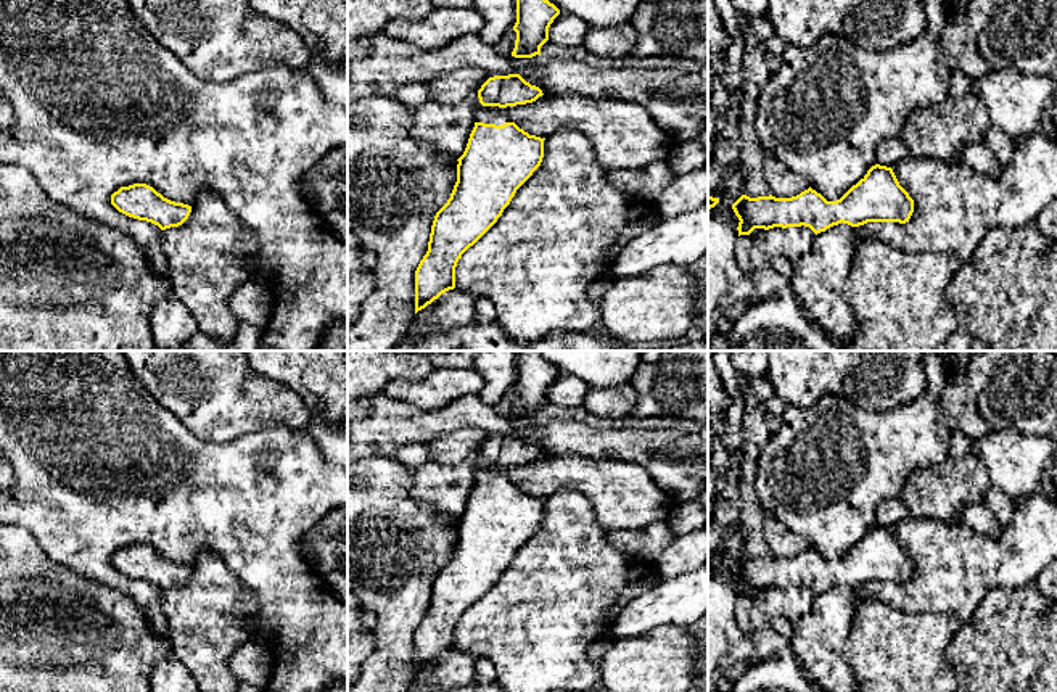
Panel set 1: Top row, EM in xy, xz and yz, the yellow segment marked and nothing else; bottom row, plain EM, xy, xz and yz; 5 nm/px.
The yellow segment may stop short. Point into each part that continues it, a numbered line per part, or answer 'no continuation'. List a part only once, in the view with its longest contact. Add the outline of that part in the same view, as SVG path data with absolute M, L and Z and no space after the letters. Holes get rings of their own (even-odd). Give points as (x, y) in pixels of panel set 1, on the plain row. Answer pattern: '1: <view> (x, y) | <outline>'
1: xz (488, 475) | M479 465L475 470L475 481L484 484L496 484L496 486L512 483L512 480L507 475L504 475L500 470L492 467L483 467L483 465Z

